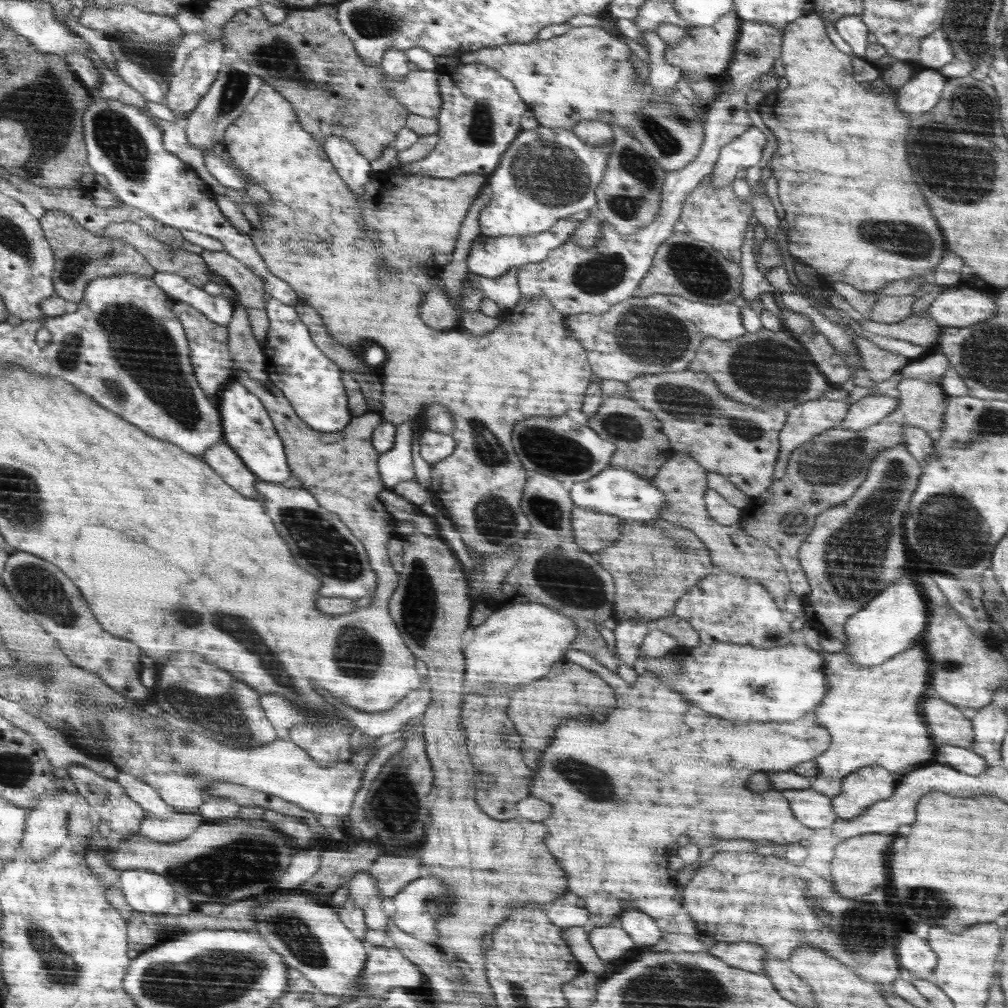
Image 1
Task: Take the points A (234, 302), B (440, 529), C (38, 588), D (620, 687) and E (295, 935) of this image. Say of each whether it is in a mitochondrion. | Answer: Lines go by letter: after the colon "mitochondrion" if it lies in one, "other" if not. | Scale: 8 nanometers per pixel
A: other
B: other
C: mitochondrion
D: other
E: mitochondrion

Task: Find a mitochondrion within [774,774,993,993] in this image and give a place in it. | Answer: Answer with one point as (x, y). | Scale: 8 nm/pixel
(862, 931)

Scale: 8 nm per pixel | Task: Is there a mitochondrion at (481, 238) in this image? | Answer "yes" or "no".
no

